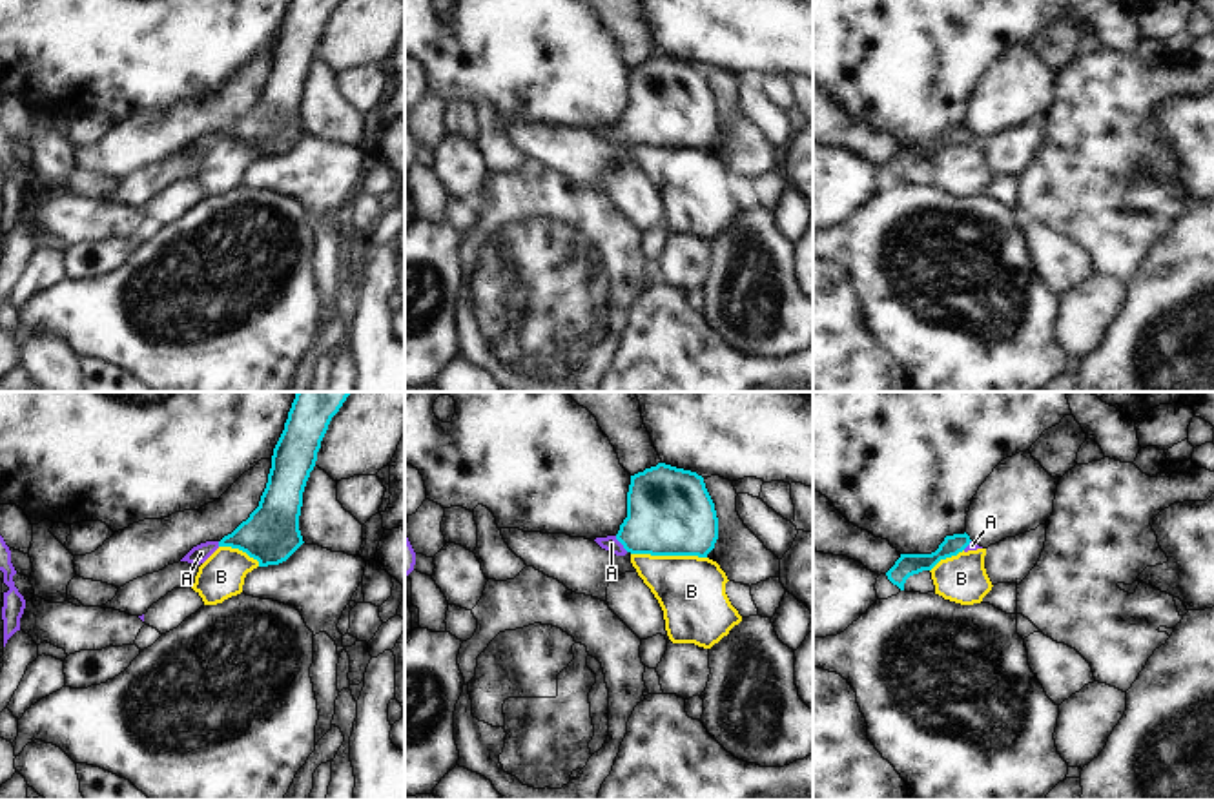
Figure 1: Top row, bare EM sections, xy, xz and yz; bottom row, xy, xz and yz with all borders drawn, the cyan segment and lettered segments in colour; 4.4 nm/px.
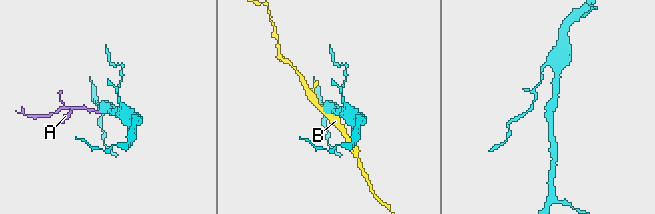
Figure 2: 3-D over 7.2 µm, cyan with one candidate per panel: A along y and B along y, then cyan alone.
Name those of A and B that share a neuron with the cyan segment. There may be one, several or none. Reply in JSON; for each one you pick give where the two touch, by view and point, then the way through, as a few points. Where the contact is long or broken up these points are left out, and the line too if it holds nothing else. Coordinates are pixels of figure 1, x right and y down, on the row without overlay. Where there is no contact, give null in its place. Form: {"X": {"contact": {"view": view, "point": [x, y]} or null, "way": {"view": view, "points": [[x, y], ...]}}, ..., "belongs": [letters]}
{"A": {"contact": {"view": "xz", "point": [620, 133]}, "way": {"view": "xz", "points": [[668, 102], [646, 123], [620, 133], [611, 135]]}}, "belongs": ["A"]}

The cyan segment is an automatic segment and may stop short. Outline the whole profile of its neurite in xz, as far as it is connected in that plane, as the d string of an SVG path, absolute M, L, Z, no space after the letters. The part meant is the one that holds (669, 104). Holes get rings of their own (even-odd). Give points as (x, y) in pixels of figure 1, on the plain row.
M658 55L656 58L631 67L627 109L620 117L618 126L596 129L594 133L616 148L631 144L707 149L715 140L716 131L718 109L704 69L691 62Z

